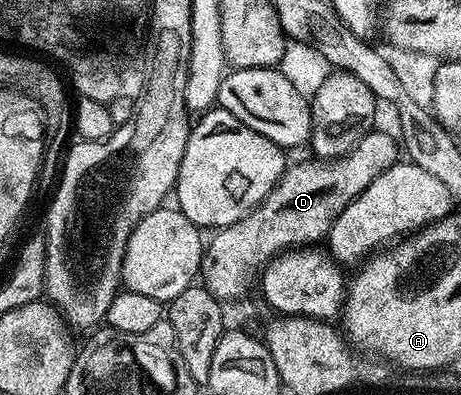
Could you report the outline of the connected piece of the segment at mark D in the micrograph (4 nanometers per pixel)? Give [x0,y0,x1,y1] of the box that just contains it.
[202,132,402,296]

